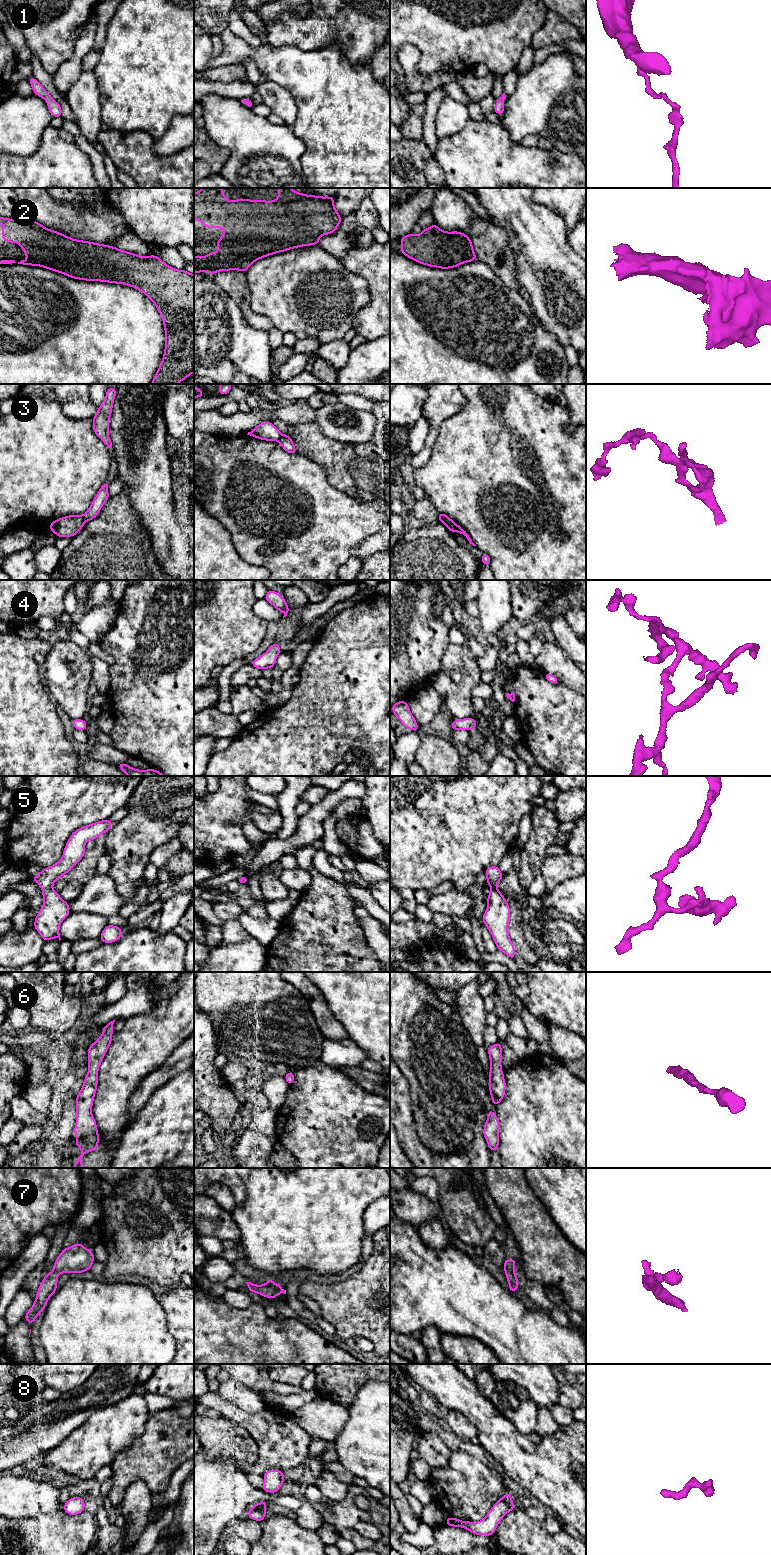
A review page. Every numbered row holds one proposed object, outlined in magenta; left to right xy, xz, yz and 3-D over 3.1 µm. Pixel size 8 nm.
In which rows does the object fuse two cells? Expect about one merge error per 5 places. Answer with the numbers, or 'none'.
3

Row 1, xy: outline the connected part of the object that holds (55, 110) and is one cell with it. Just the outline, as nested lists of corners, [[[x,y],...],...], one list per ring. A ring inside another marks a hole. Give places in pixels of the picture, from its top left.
[[[30,77],[28,78],[33,93],[40,96],[47,102],[47,106],[49,109],[50,114],[52,117],[61,117],[62,116],[62,109],[60,107],[60,104],[57,101],[54,101],[51,95],[42,87],[42,85],[34,78]]]

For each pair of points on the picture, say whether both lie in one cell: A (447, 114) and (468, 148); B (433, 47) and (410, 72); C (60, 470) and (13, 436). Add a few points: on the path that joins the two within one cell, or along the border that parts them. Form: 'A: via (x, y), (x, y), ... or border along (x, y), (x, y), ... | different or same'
A: border along (470, 117), (467, 124), (461, 130), (450, 136) | different
B: border along (411, 45), (419, 52), (414, 65), (419, 75) | different
C: via (48, 466), (43, 466), (25, 448) | same

